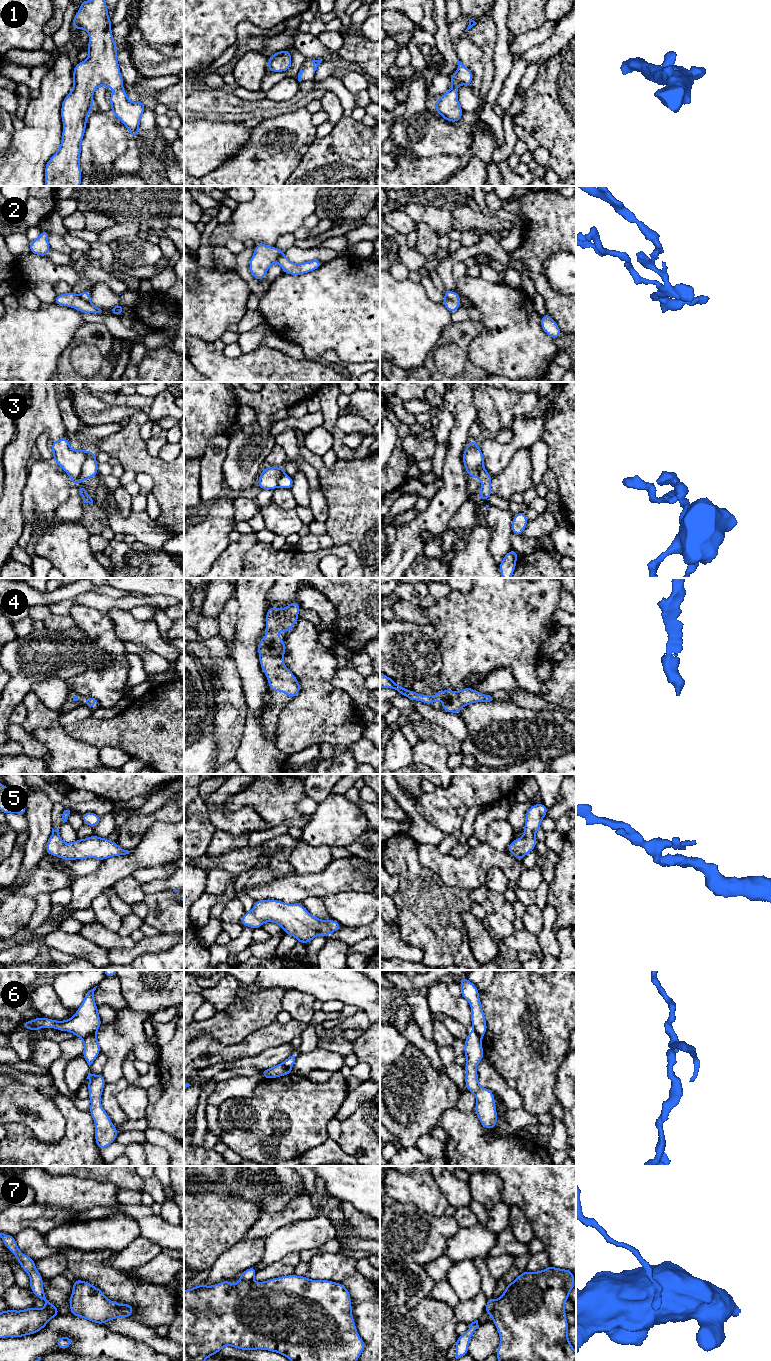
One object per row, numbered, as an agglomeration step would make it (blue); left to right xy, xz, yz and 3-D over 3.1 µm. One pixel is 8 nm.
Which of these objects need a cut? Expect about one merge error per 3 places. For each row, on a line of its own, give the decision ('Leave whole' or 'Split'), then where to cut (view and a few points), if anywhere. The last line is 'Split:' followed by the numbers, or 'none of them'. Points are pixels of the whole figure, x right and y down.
1: Leave whole. No split
2: Split. Split along yz (445, 296), (459, 302)
3: Split. Split along xy (88, 452), (82, 467), (80, 480)
4: Leave whole. No split
5: Leave whole. No split
6: Split. Split along xy (95, 1033), (89, 1034), (83, 1040)
7: Split. Split along yz (495, 1301), (490, 1315)
Split: 2, 3, 6, 7

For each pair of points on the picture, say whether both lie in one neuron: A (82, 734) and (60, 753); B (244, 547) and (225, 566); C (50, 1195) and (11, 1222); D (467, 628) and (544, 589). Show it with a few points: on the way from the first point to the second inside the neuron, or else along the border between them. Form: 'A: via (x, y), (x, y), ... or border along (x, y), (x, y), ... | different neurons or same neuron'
A: border along (62, 727), (71, 737), (97, 748) | different neurons
B: via (239, 552), (230, 561) | same neuron
C: border along (35, 1202), (61, 1209) | different neurons
D: via (486, 628), (500, 624), (525, 601) | same neuron

